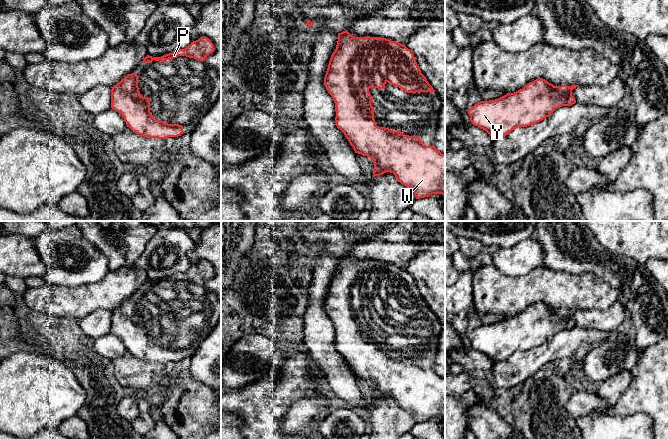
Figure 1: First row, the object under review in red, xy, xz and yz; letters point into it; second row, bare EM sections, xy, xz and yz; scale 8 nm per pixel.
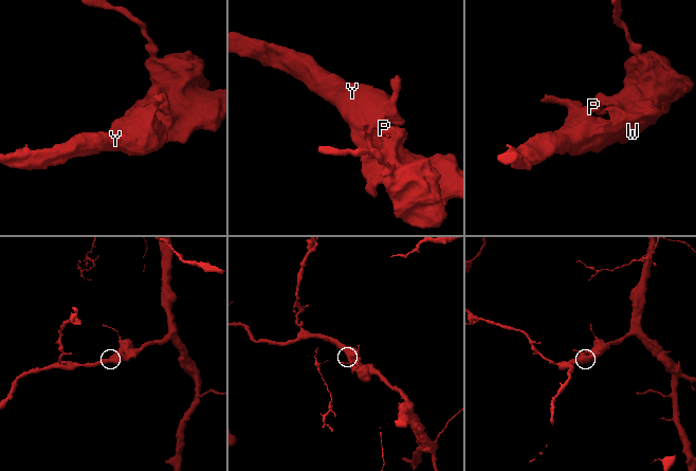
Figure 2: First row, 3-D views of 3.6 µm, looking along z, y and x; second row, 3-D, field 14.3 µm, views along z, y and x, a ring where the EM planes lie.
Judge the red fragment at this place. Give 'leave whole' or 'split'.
leave whole

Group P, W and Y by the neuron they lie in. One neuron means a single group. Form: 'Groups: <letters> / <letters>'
Groups: P W Y

